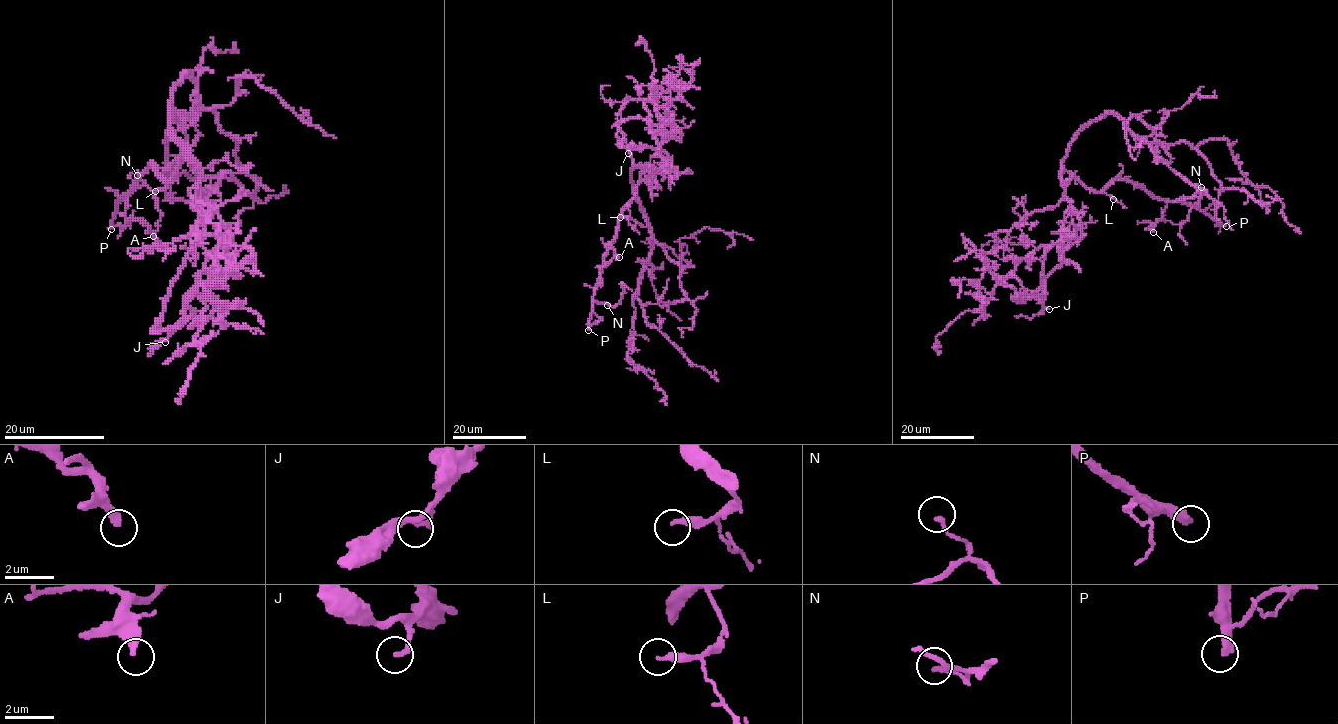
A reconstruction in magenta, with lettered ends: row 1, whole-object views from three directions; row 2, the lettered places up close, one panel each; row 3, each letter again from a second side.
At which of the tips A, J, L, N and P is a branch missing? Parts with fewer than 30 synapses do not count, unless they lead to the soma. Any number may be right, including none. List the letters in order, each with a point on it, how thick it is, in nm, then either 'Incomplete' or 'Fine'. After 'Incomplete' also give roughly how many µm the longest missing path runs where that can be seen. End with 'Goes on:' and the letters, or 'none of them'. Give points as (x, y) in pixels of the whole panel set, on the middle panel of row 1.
A: Place: (619, 257). Thickness 360 nm. Fine
J: Place: (628, 153). Thickness 240 nm. Fine
L: Place: (620, 217). Thickness 260 nm. Fine
N: Place: (607, 305). Thickness 160 nm. Fine
P: Place: (588, 330). Thickness 380 nm. Incomplete. Missing length about 50 µm
Goes on: P

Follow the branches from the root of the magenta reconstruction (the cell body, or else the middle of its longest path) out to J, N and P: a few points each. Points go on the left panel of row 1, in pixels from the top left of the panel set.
J: (183, 151), (219, 252), (237, 265), (201, 284), (200, 298), (216, 269), (209, 256), (165, 342)
N: (183, 151), (177, 173), (172, 178), (166, 180), (152, 165), (120, 201), (143, 182), (137, 175)
P: (183, 151), (177, 173), (172, 178), (166, 180), (152, 165), (133, 183), (118, 200), (111, 229)

